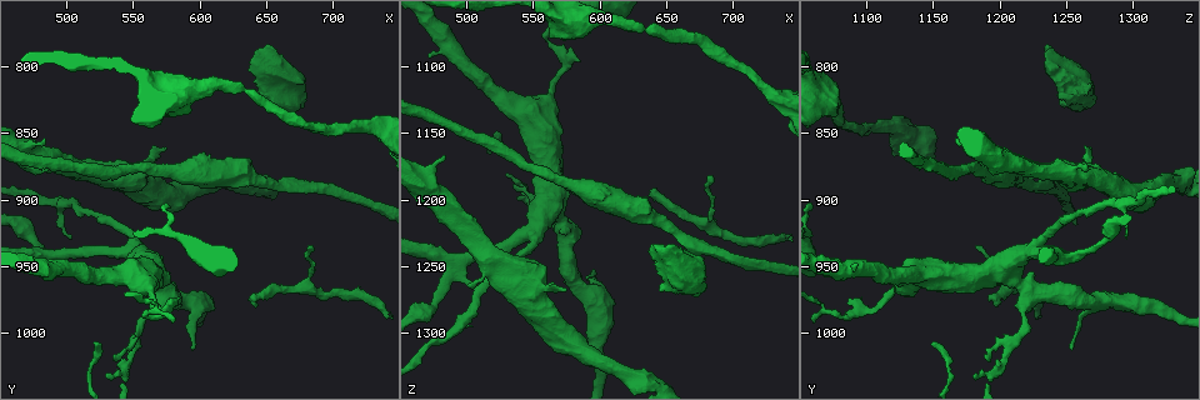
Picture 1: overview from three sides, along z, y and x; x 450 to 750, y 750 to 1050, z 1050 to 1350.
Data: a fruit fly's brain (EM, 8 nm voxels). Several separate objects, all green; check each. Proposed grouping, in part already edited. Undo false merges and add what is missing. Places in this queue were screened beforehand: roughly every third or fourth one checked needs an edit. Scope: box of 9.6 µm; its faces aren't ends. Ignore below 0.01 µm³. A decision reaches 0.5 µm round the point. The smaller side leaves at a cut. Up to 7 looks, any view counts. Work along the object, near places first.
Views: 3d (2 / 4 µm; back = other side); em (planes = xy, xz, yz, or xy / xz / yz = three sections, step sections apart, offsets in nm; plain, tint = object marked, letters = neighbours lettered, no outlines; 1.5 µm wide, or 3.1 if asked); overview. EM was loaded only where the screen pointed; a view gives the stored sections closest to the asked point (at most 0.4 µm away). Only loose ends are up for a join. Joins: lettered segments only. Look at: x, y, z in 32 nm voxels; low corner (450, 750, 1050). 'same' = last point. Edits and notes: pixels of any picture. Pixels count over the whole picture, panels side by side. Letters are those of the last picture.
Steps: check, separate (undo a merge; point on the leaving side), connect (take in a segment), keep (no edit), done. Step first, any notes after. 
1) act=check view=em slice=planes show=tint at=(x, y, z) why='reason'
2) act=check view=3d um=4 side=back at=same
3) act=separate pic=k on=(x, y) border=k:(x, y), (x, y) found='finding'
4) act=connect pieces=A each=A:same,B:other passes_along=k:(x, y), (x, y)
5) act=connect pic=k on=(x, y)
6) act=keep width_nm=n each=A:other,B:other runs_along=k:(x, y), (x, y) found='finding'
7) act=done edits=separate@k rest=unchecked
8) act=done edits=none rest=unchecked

act=check view=em slice=planes show=letters at=(650, 784, 1234) why='stops while still wide'

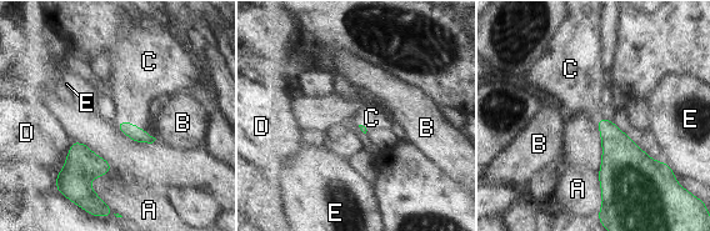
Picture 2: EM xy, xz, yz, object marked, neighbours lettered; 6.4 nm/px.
act=connect pieces=C each=A:other,B:other,C:same,D:other,E:other found='it goes on there'

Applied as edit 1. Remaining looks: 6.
act=check view=overview

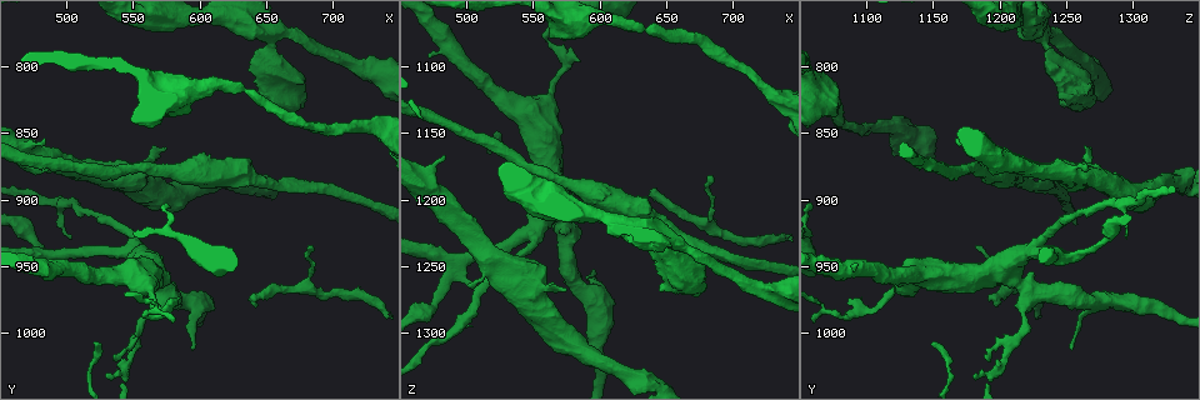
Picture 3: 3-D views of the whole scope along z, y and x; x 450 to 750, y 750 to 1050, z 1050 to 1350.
act=check view=3d um=4 at=(682, 934, 1180) why='an open end'

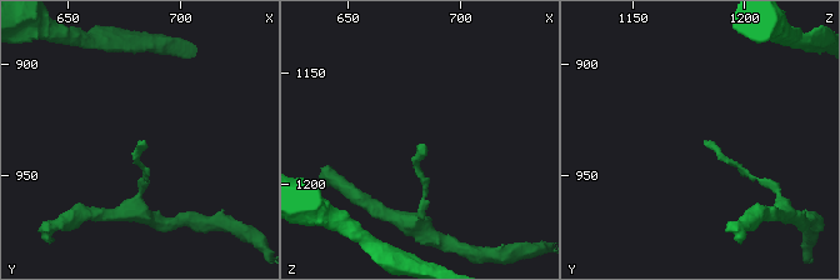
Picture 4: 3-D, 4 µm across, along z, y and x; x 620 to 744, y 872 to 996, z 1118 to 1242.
act=check view=em slice=yz step=4 show=tint at=(682, 934, 1182) why='now the EM'

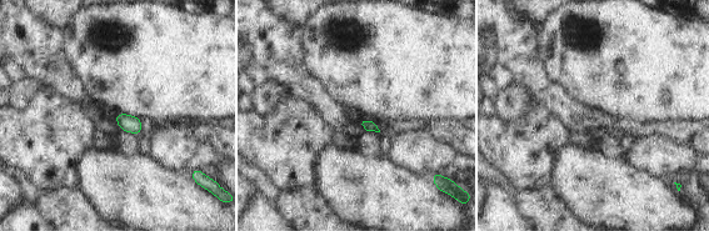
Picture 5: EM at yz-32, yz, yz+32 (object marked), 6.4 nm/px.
act=check view=em slice=planes show=letters at=same

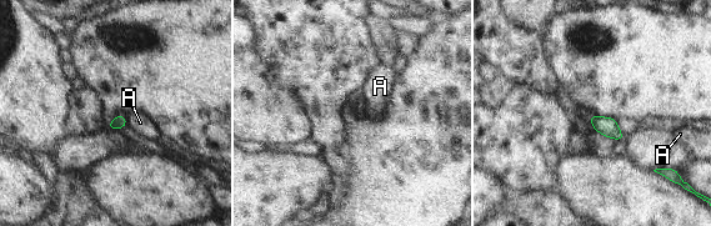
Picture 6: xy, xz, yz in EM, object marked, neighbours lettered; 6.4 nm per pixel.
act=keep each=A:other border=6:(124, 116), (128, 125) found='none of them fits'

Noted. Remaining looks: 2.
act=done edits=connect@2 rest=unchecked

